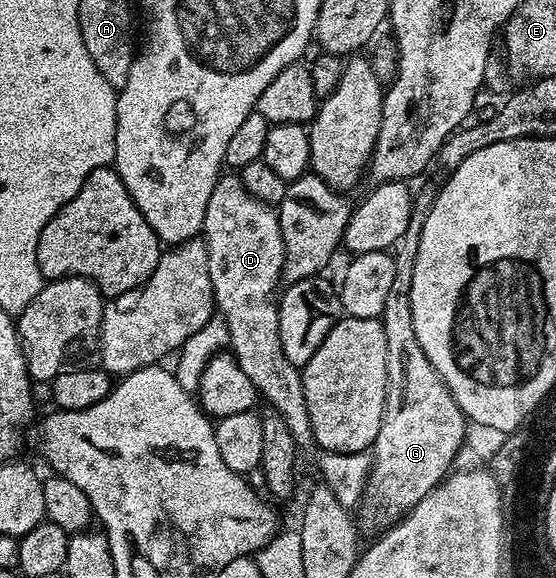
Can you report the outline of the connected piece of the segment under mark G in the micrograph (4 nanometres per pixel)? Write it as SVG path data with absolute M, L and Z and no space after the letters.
M416 188L411 221L407 221L407 233L403 233L403 237L397 242L392 252L395 261L395 277L391 290L387 293L387 302L383 305L380 318L383 333L387 337L387 397L383 421L379 425L379 433L371 448L371 470L363 496L366 521L373 527L381 527L380 529L388 529L398 519L404 519L406 513L416 503L423 501L423 497L427 497L431 489L438 487L445 480L445 476L454 470L454 459L461 447L466 446L467 443L465 414L459 409L455 397L451 397L435 365L427 361L427 353L423 353L423 345L419 345L419 337L415 337L415 321L411 321L411 277L415 273L415 257L419 253L419 237L423 233L423 221L431 209L434 198L434 188Z

